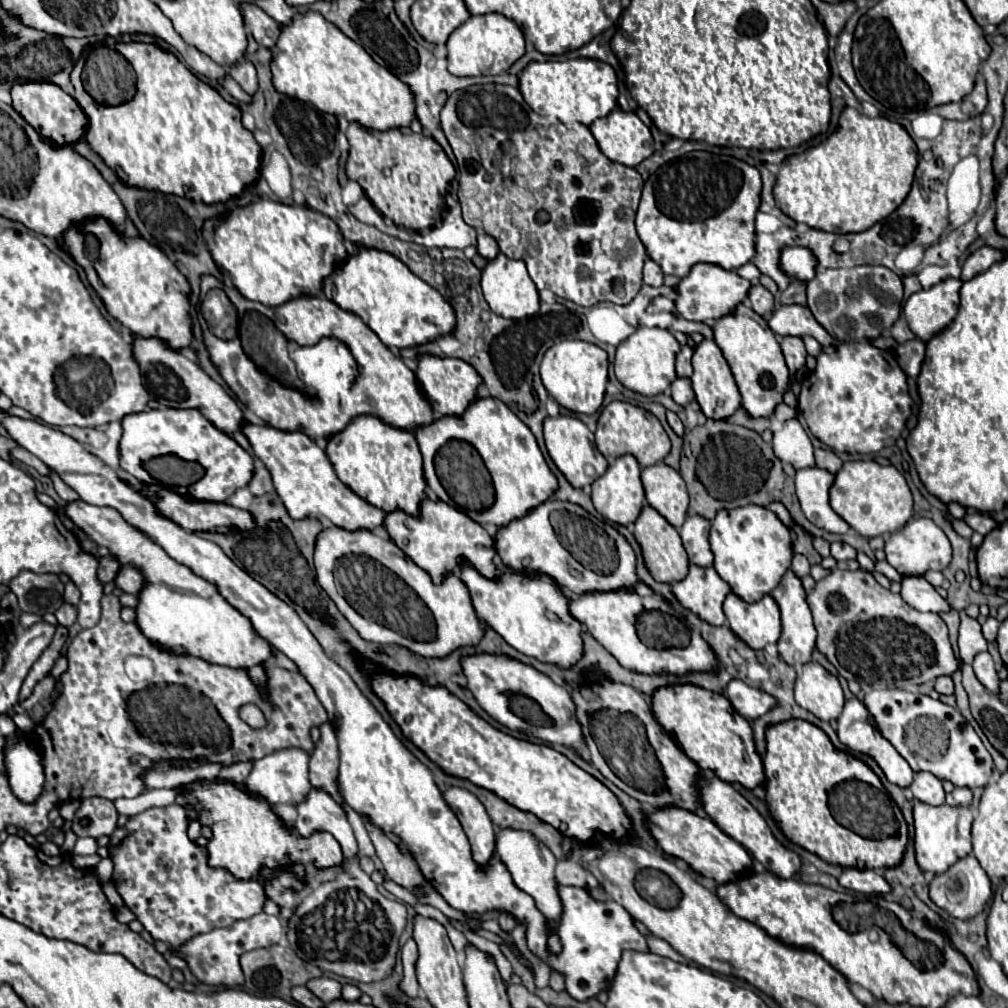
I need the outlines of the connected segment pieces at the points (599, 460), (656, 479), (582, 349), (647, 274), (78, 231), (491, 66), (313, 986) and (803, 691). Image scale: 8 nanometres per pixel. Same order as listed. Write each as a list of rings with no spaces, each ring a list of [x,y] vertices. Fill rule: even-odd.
[[[558,416],[558,418],[546,418],[544,420],[544,440],[550,458],[560,468],[560,472],[568,478],[568,482],[574,488],[590,486],[596,478],[600,478],[606,472],[606,458],[598,454],[594,446],[594,434],[588,430],[588,426],[574,416]]]
[[[664,462],[642,468],[642,484],[646,500],[674,528],[680,528],[688,512],[688,490],[682,476]]]
[[[562,340],[544,354],[540,376],[548,394],[560,406],[580,414],[594,414],[604,400],[604,390],[608,382],[608,354],[600,346],[590,342]]]
[[[646,256],[644,258],[644,284],[662,286],[662,280],[664,280],[664,274],[662,274],[660,266],[650,256]]]
[[[94,218],[94,220],[86,220],[82,224],[72,226],[66,232],[66,240],[70,242],[74,260],[84,268],[88,282],[98,292],[98,296],[102,298],[112,318],[122,322],[136,336],[160,338],[172,350],[182,350],[182,348],[192,346],[194,334],[192,334],[192,318],[190,318],[190,302],[188,302],[190,284],[178,272],[178,268],[166,258],[162,250],[148,244],[144,238],[120,236],[104,218]]]
[[[502,14],[470,16],[454,34],[450,34],[448,49],[448,70],[454,76],[482,76],[506,72],[518,58],[524,56],[524,34],[522,30]]]
[[[326,976],[310,980],[310,982],[306,984],[306,988],[308,988],[310,992],[314,992],[324,1004],[328,1004],[328,1002],[332,1002],[332,1000],[338,1000],[338,998],[340,998],[340,990],[342,990],[340,982],[332,980],[332,978],[326,978]]]
[[[814,660],[802,666],[802,674],[794,684],[794,696],[798,706],[820,720],[838,718],[844,708],[844,692],[838,678]]]

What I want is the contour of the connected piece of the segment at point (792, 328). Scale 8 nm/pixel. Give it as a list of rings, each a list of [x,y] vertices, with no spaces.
[[[780,306],[774,310],[772,318],[768,320],[768,326],[772,332],[780,336],[812,336],[820,342],[822,348],[828,348],[832,344],[832,336],[816,322],[808,306]]]

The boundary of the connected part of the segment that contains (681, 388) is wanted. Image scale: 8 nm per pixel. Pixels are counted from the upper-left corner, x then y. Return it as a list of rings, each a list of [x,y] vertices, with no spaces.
[[[676,378],[670,388],[672,388],[672,398],[674,398],[676,404],[686,406],[694,400],[694,390],[692,390],[688,378]]]

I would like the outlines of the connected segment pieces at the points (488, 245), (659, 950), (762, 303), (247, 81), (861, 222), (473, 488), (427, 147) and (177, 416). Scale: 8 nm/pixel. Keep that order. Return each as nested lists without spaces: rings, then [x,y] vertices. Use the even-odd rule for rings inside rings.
[[[478,230],[478,244],[476,244],[476,248],[478,248],[478,254],[482,258],[486,258],[486,260],[492,260],[500,252],[496,240],[492,236],[488,236],[484,230]]]
[[[646,936],[648,938],[648,946],[650,946],[650,950],[654,952],[654,954],[658,954],[658,956],[664,956],[664,958],[670,958],[670,960],[674,960],[674,962],[688,962],[682,954],[678,954],[668,942],[664,942],[664,940],[660,940],[660,938],[654,938],[654,936]]]
[[[754,284],[748,290],[748,300],[750,300],[754,312],[760,314],[760,316],[770,314],[774,310],[774,296],[762,284]]]
[[[248,60],[238,62],[238,64],[230,66],[228,74],[242,86],[244,92],[248,92],[248,94],[254,94],[254,92],[256,92],[258,80],[256,80],[256,70],[254,70],[252,62],[248,62]]]
[[[844,108],[840,114],[838,130],[832,132],[824,142],[814,148],[808,148],[800,154],[788,156],[780,164],[780,172],[774,186],[776,206],[796,222],[808,224],[810,228],[834,232],[834,234],[850,234],[864,232],[876,222],[890,216],[908,196],[914,172],[918,166],[918,150],[908,132],[888,120],[888,118],[868,118],[854,108]]]
[[[478,398],[462,416],[440,418],[430,426],[418,428],[414,434],[418,436],[429,490],[438,500],[464,510],[474,522],[504,528],[544,504],[558,490],[558,480],[548,468],[530,428],[496,398]]]
[[[352,122],[346,130],[346,138],[350,142],[346,174],[362,186],[376,210],[406,230],[434,226],[436,212],[444,202],[446,186],[456,174],[442,146],[434,138],[406,126],[378,132]]]
[[[168,408],[128,414],[122,420],[122,428],[124,434],[120,438],[120,468],[136,477],[142,485],[158,482],[144,470],[142,462],[162,454],[174,454],[182,460],[192,460],[204,466],[204,478],[190,490],[192,500],[226,502],[238,488],[246,486],[252,478],[252,456],[244,448],[240,448],[234,438],[214,428],[212,422],[208,422],[198,410]],[[178,430],[184,430],[186,434],[178,436]]]

